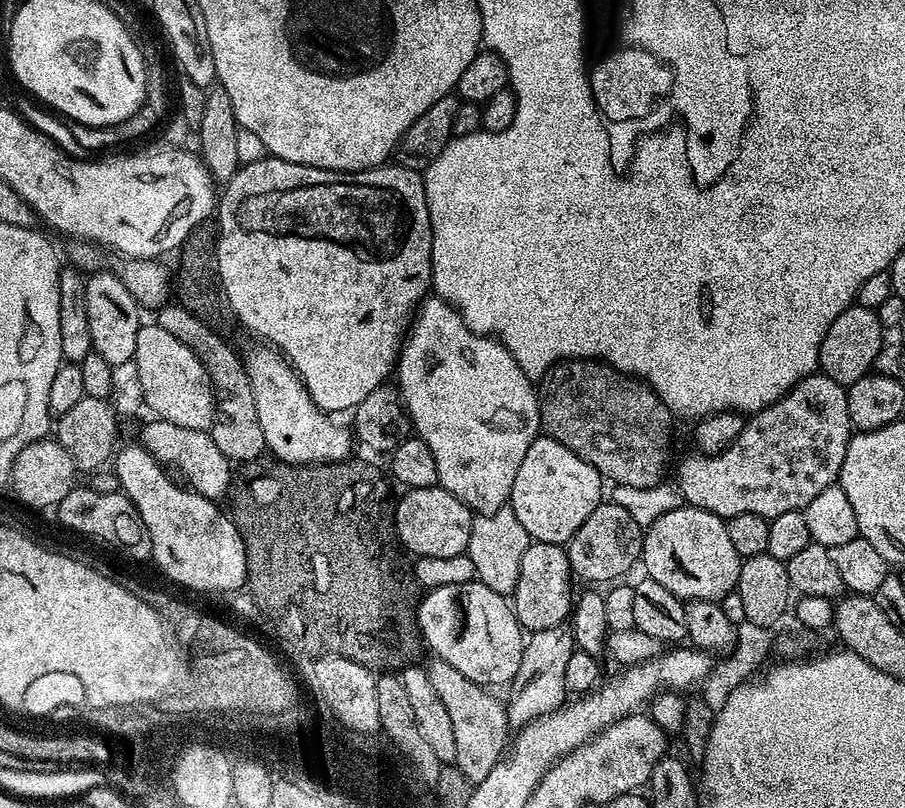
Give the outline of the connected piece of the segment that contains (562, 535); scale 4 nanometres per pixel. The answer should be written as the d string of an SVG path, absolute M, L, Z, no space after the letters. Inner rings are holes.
M541 434L530 450L526 450L522 466L518 466L510 507L533 541L567 545L578 526L601 504L600 484L602 477L594 466L582 462L582 458L578 458L574 450L566 450L562 442Z

